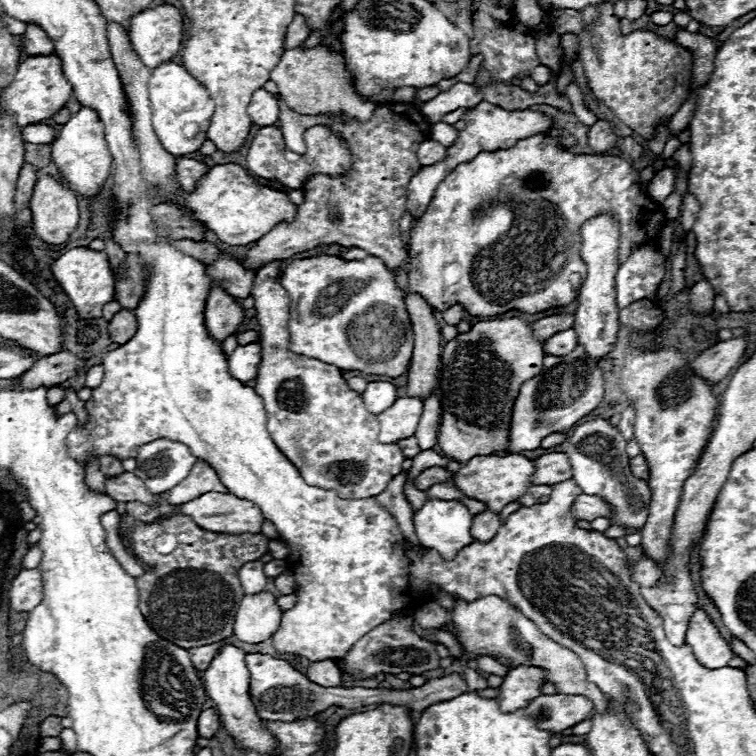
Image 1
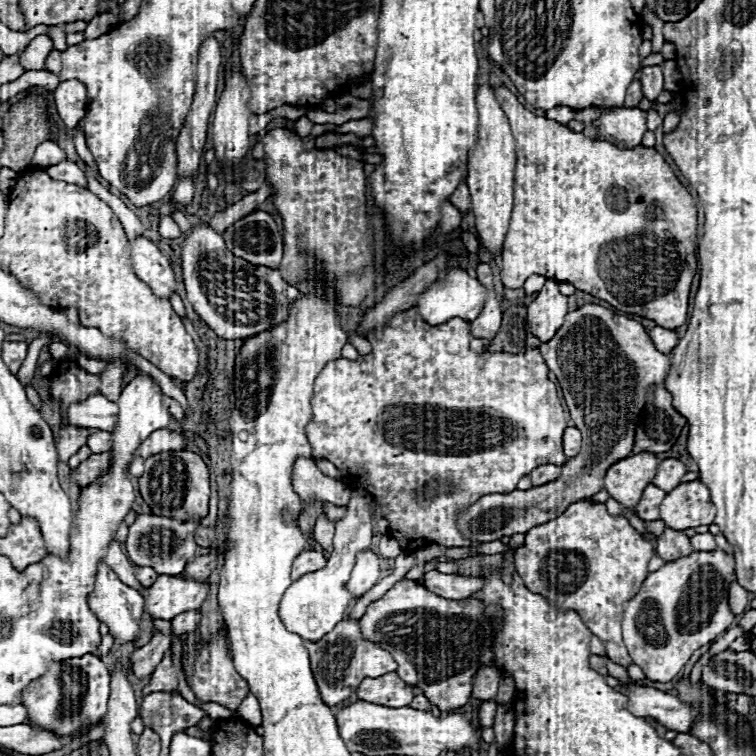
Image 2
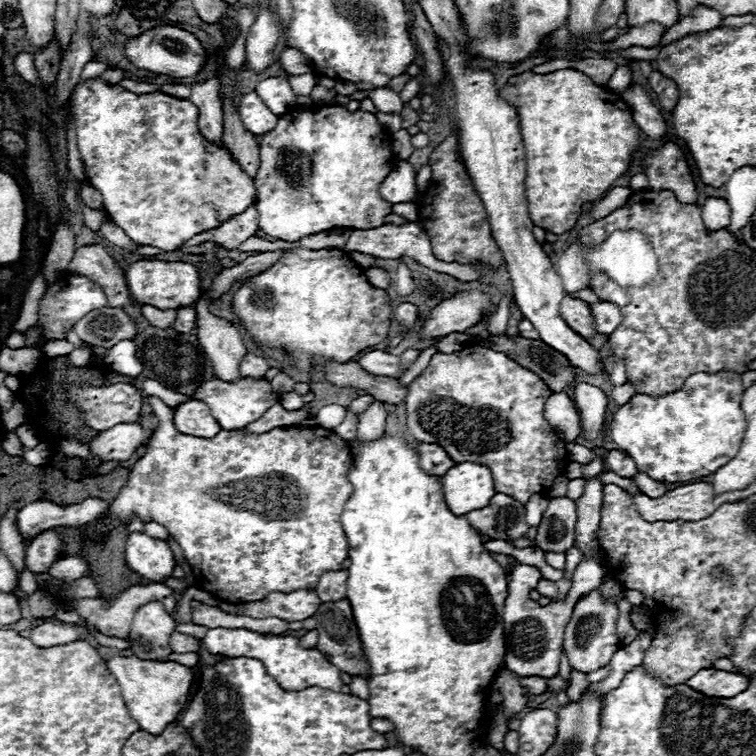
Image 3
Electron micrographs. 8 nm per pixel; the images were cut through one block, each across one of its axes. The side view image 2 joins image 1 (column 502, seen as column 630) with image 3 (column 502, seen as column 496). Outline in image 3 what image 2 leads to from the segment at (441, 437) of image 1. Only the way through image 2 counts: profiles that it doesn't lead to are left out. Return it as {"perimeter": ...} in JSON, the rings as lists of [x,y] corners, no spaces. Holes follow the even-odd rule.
{"perimeter":[[[494,494],[486,508],[470,512],[466,518],[472,528],[494,540],[516,540],[530,528],[526,524],[526,506],[506,494]]]}

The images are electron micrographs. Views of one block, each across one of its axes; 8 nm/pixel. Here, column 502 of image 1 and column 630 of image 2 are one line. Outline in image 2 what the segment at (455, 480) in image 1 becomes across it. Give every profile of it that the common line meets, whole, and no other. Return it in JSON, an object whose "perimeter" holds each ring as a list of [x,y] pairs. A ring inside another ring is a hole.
{"perimeter":[[[640,452],[618,460],[610,466],[604,478],[604,488],[608,494],[626,508],[636,508],[644,488],[652,482],[660,460],[654,454]]]}

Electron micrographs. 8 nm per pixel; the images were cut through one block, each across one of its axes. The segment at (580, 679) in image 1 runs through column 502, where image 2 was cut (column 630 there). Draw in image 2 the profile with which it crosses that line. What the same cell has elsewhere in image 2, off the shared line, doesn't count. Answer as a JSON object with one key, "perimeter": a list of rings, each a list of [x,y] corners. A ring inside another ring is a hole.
{"perimeter":[[[720,548],[712,552],[692,552],[648,574],[640,592],[624,604],[624,644],[632,662],[646,672],[648,680],[668,682],[676,678],[698,648],[710,644],[730,628],[734,620],[728,606],[732,572],[734,558]],[[660,624],[666,636],[660,636]]]}

